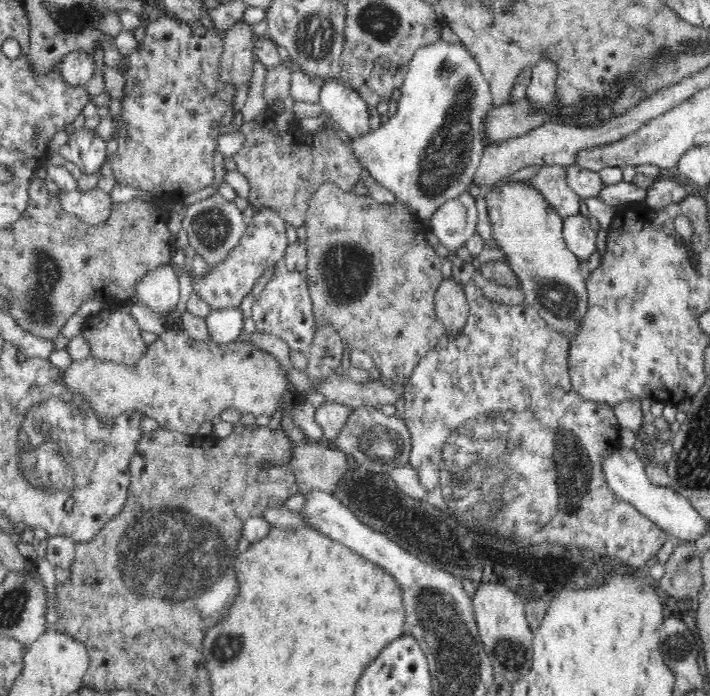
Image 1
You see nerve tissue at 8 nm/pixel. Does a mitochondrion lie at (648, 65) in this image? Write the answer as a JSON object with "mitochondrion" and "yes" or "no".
{"mitochondrion":"yes"}

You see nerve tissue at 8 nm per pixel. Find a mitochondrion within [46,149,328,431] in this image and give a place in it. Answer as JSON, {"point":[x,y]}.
{"point":[211,226]}

